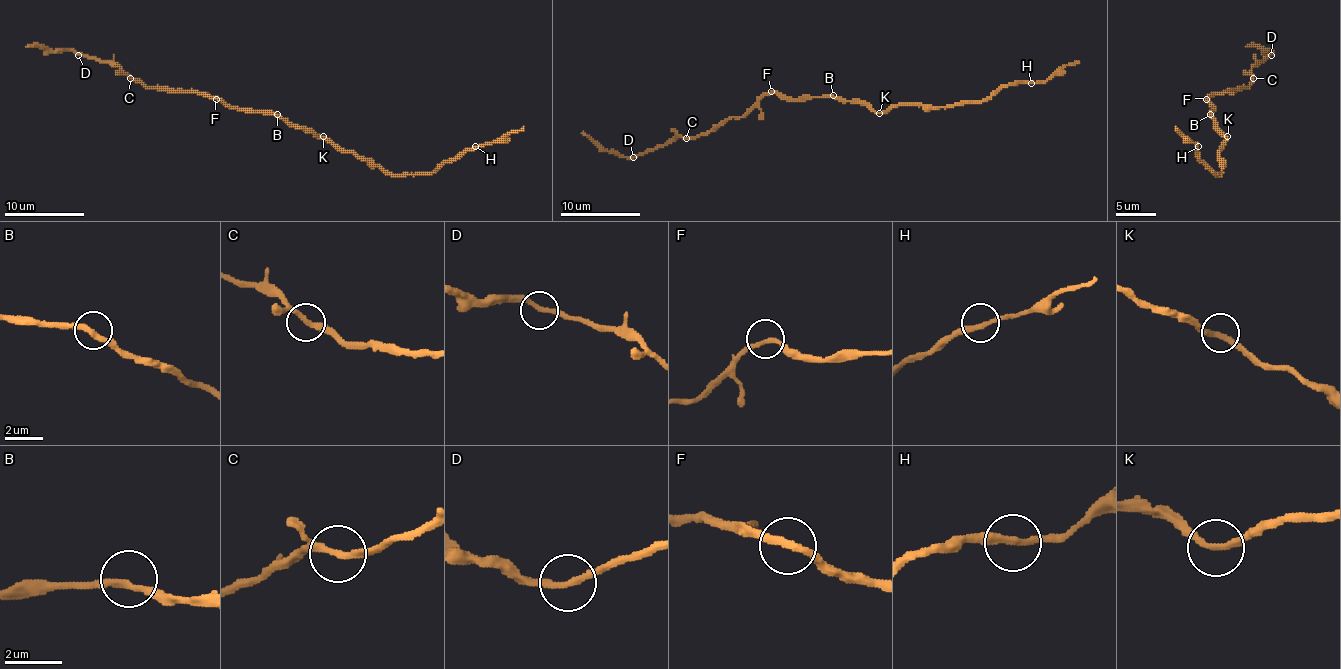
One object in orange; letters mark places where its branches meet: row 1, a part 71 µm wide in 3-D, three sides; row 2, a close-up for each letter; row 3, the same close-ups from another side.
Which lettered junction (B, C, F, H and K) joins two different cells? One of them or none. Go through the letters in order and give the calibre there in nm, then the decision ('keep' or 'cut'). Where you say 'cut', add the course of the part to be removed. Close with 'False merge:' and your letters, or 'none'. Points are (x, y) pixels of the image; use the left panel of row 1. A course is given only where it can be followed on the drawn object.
B: 280 nm thick; keep
C: 240 nm thick; keep
F: 240 nm thick; keep
H: 240 nm thick; keep
K: 260 nm thick; keep
False merge: none

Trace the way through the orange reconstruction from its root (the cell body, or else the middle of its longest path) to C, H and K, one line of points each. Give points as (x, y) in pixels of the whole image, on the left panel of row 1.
C: (275, 116), (230, 109), (206, 95), (158, 91), (130, 79)
H: (275, 116), (311, 128), (321, 138), (329, 138), (393, 174), (433, 172), (475, 146)
K: (275, 116), (297, 126), (311, 128), (323, 136)

